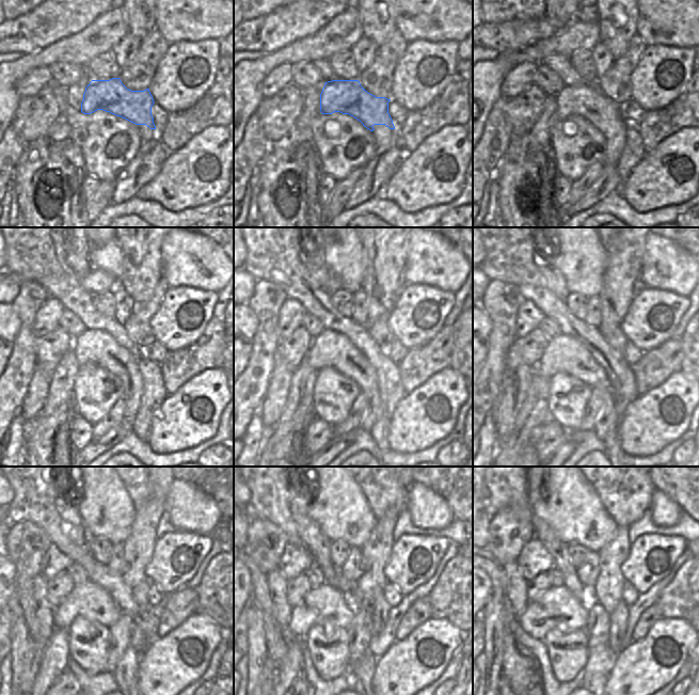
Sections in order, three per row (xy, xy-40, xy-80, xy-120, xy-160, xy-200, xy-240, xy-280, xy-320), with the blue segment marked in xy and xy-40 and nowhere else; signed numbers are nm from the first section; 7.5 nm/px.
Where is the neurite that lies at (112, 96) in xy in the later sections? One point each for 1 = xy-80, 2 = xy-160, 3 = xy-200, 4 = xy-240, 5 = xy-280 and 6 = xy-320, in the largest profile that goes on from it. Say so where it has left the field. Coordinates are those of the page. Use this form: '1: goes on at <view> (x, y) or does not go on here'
1: goes on at xy-80 (586, 100)
2: goes on at xy-160 (330, 348)
3: goes on at xy-200 (565, 353)
4: goes on at xy-240 (90, 600)
5: goes on at xy-280 (327, 604)
6: goes on at xy-320 (557, 609)

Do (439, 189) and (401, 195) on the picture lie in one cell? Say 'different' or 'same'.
same

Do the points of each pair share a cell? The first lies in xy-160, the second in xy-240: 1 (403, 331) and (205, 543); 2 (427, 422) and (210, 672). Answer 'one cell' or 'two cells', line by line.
1: one cell
2: two cells

